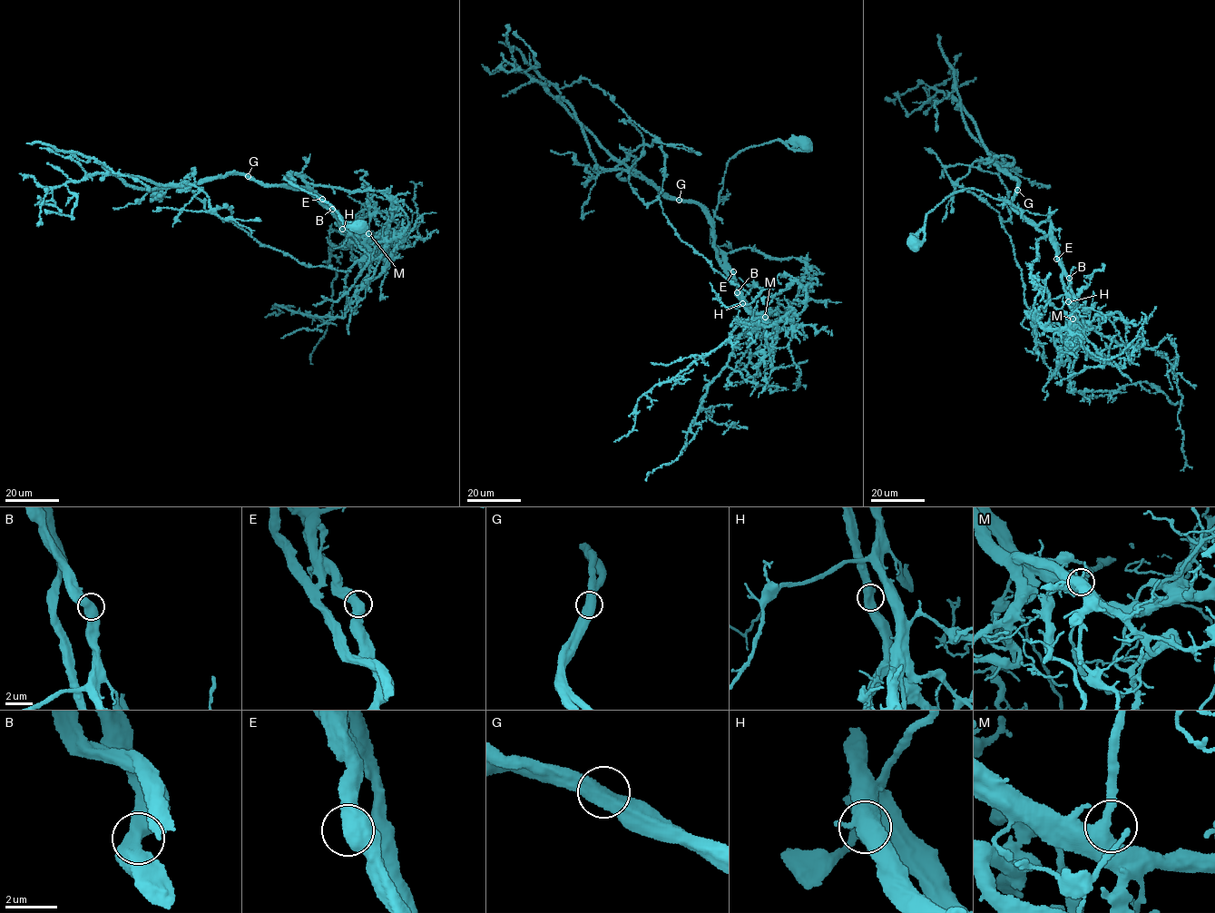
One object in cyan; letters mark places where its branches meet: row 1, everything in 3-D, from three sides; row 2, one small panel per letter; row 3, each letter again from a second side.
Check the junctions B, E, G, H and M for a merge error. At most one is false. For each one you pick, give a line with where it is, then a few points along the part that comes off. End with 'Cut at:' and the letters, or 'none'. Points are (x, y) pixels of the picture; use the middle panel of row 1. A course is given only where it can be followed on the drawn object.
G: at (679, 200); foreign part runs (679, 200), (706, 210), (724, 270), (765, 322), (741, 323), (658, 383), (638, 401), (632, 429), (614, 441)
Cut at: G

